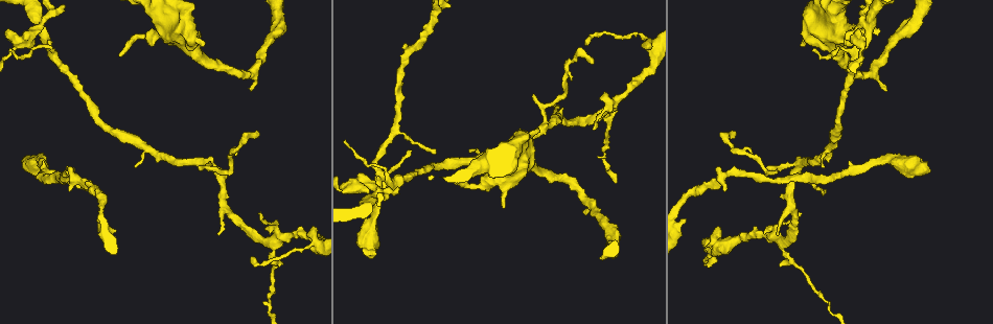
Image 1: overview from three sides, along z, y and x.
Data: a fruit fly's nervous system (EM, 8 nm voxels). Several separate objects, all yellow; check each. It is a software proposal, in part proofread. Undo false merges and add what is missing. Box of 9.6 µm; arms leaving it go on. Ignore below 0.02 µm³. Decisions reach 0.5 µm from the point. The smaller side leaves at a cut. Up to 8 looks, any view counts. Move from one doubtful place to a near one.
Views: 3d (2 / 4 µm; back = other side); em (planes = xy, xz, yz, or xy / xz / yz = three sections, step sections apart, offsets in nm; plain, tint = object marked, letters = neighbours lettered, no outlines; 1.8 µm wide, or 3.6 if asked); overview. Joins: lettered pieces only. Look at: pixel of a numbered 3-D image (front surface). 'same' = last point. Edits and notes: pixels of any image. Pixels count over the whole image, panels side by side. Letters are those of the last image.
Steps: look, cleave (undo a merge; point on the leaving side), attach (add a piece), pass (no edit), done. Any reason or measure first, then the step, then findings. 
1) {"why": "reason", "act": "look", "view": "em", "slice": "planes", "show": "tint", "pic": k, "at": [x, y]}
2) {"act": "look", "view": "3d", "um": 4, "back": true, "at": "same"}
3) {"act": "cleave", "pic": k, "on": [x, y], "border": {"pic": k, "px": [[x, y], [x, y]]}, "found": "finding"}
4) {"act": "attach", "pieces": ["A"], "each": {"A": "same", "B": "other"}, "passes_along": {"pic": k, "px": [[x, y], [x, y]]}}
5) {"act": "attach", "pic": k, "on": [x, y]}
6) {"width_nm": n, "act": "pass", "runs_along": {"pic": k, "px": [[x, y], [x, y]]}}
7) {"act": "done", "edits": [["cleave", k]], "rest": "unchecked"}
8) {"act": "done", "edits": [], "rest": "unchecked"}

{"act": "look", "view": "em", "slice": "xy", "step": 4, "show": "letters", "pic": 1, "at": [587, 40]}

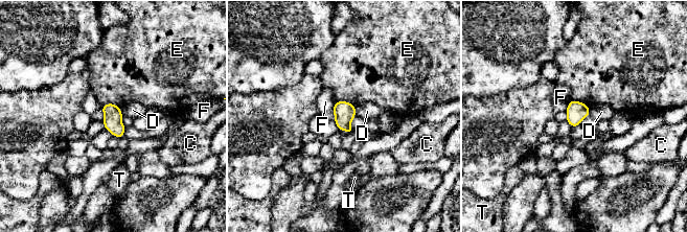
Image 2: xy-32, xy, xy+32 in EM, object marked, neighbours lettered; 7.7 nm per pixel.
{"act": "look", "view": "em", "slice": "planes", "show": "letters", "at": "same"}

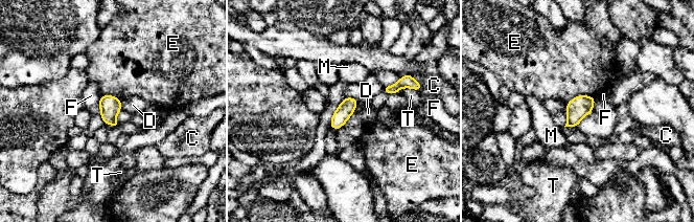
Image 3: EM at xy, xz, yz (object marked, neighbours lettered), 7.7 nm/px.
{"width_nm": 130, "act": "pass", "each": {"C": "other", "D": "other", "E": "other", "F": "other", "M": "other", "T": "other"}, "border": {"pic": 3, "px": [[120, 101], [121, 109]]}, "found": "no lettered piece goes on from it"}

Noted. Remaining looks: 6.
{"why": "free end", "act": "look", "view": "em", "slice": "planes", "show": "letters", "pic": 1, "at": [647, 46]}

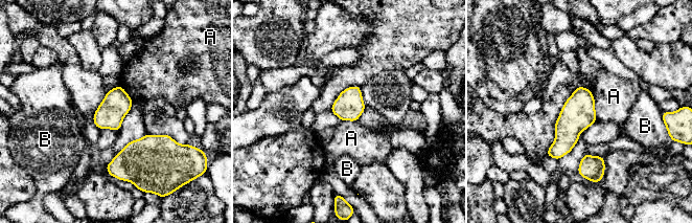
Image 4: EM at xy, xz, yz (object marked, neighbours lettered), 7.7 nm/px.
{"width_nm": 220, "act": "pass", "each": {"A": "other", "B": "other"}, "border": {"pic": 4, "px": [[591, 91], [597, 119]]}, "found": "none of them fits"}

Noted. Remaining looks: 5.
{"why": "thick turns thin", "act": "look", "view": "em", "slice": "planes", "show": "letters", "pic": 1, "at": [274, 240]}

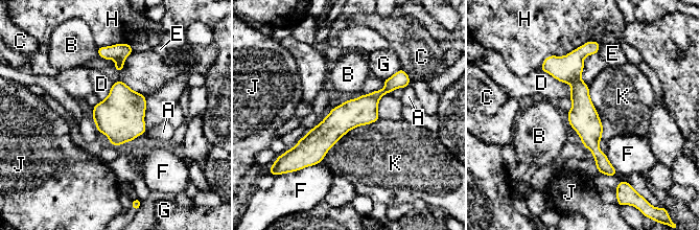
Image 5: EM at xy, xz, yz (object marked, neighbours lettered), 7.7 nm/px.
{"act": "pass", "each": {"A": "other", "B": "other", "C": "other", "D": "other", "E": "other", "F": "other", "G": "other", "H": "other", "J": "other", "K": "other"}, "border": {"pic": 5, "px": [[379, 118], [349, 130], [322, 160]]}, "found": "all the same cell"}

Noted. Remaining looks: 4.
{"act": "done", "edits": [], "rest": "unchecked"}

